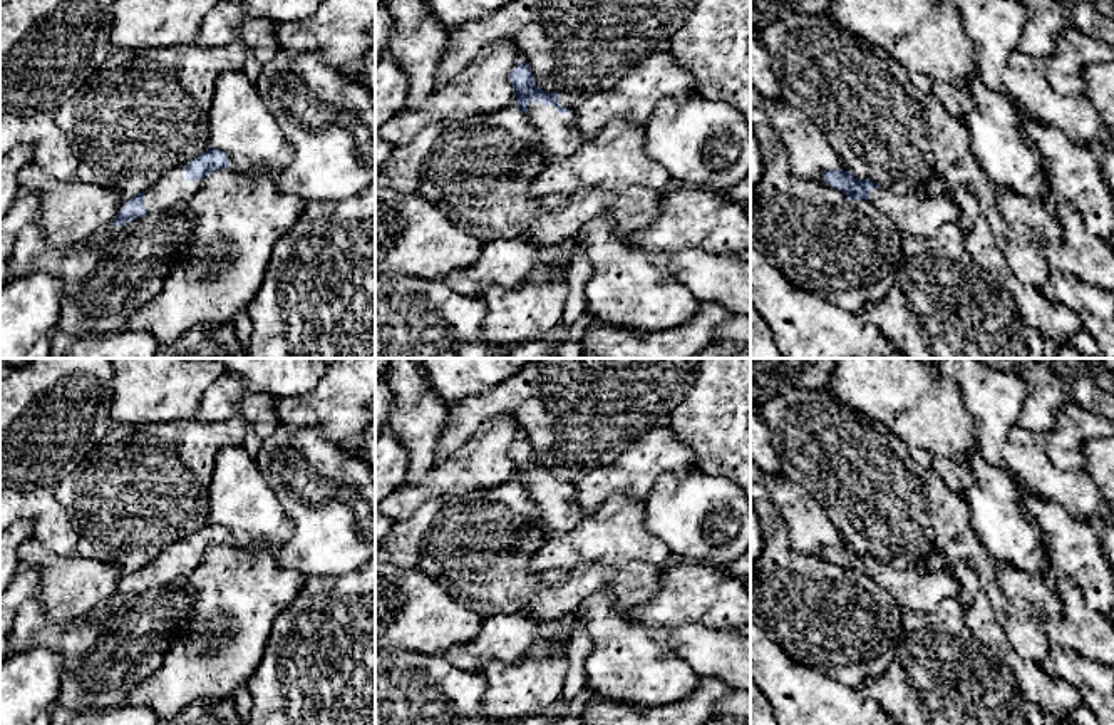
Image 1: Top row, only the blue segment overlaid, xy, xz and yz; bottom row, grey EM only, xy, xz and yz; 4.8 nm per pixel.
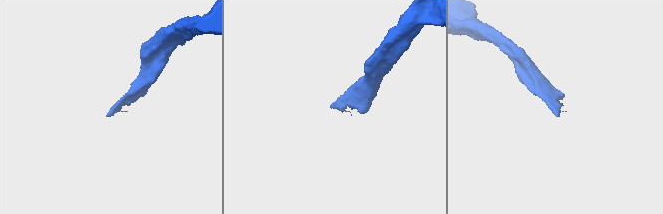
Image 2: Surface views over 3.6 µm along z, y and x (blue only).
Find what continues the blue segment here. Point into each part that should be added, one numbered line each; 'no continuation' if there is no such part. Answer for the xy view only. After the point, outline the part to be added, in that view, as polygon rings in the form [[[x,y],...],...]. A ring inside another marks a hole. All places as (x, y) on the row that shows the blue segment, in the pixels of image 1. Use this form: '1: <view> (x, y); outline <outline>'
1: xy (170, 193); outline [[[173,169],[169,176],[161,177],[149,188],[142,198],[147,214],[179,211],[201,188],[203,181],[188,181],[186,169]]]

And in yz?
1: yz (915, 215); outline [[[890,188],[869,191],[868,201],[891,219],[903,234],[935,236],[946,223],[957,223],[958,206],[950,198],[928,198],[916,193],[896,194]]]

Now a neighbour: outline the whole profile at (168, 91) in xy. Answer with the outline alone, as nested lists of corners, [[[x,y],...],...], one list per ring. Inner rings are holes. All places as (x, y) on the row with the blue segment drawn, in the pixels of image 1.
[[[196,40],[137,52],[112,49],[99,70],[55,112],[79,156],[75,179],[114,188],[126,204],[173,169],[186,166],[208,149],[206,114],[216,79],[228,70],[243,70],[246,54],[241,42],[214,49]]]

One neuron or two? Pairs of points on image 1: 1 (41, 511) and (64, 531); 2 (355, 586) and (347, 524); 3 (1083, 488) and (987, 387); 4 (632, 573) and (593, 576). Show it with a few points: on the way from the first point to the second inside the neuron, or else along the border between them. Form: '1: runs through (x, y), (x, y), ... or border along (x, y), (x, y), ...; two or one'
1: runs through (46, 516), (59, 529); one
2: border along (357, 568), (335, 576), (315, 578); two
3: runs through (1049, 483), (994, 434), (994, 421); one
4: runs through (622, 576), (603, 576); one

